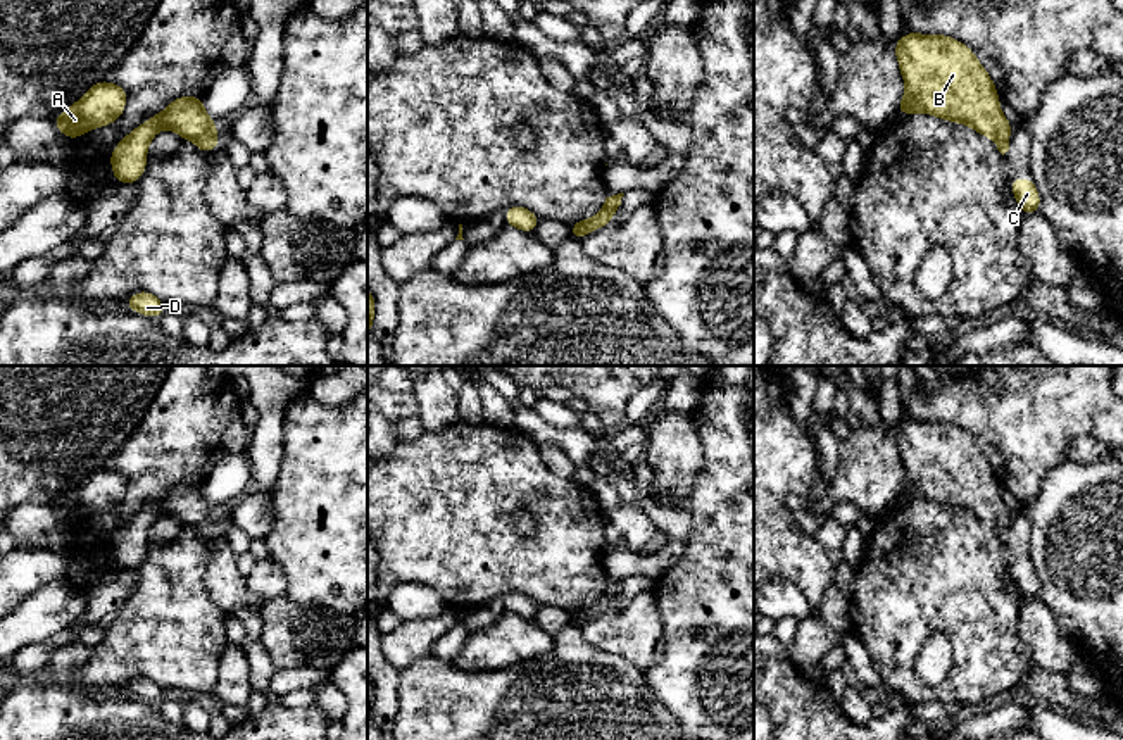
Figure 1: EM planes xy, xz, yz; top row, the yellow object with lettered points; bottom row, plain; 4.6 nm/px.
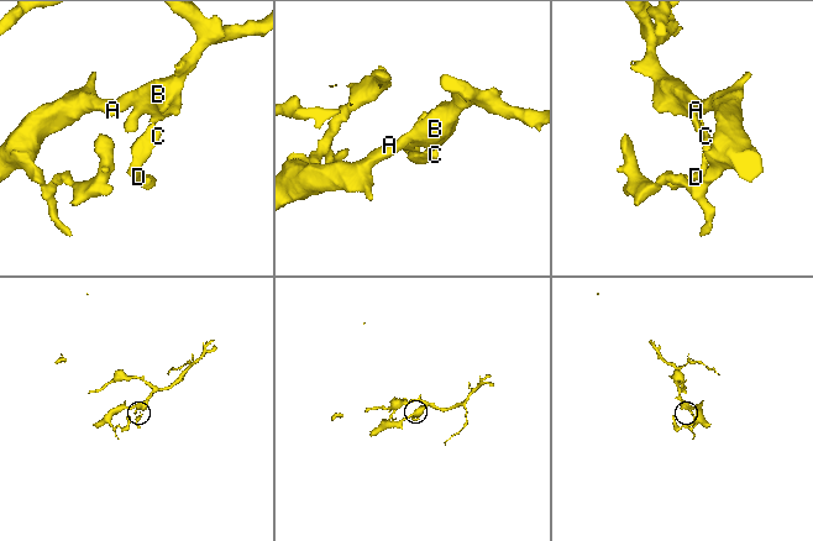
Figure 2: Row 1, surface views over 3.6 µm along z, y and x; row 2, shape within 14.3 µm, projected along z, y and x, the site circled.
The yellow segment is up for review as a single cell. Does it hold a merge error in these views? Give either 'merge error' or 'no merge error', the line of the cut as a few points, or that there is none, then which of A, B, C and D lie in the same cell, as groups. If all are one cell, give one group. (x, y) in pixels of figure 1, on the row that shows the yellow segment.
merge error; cut in xy along (213, 130), (195, 140); A B / C D

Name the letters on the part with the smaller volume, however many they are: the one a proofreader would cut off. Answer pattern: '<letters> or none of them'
C, D

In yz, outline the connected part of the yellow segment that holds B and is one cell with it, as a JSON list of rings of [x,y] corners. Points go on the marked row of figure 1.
[[[916,33],[902,34],[894,47],[906,81],[897,114],[926,112],[968,124],[982,136],[1011,136],[999,93],[971,48],[944,34]]]

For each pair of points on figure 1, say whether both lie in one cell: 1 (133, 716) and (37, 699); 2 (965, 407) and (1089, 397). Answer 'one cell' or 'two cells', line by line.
1: one cell
2: one cell

